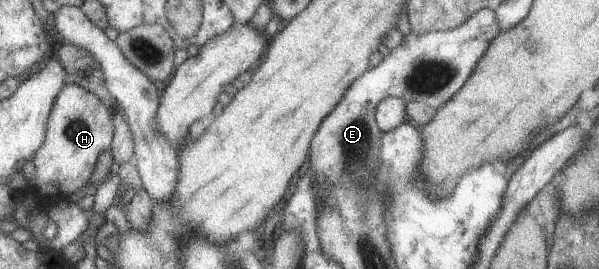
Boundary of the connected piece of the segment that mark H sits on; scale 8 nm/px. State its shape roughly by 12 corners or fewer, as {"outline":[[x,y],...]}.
{"outline":[[65,84],[33,161],[34,192],[75,195],[113,149],[112,109]]}

